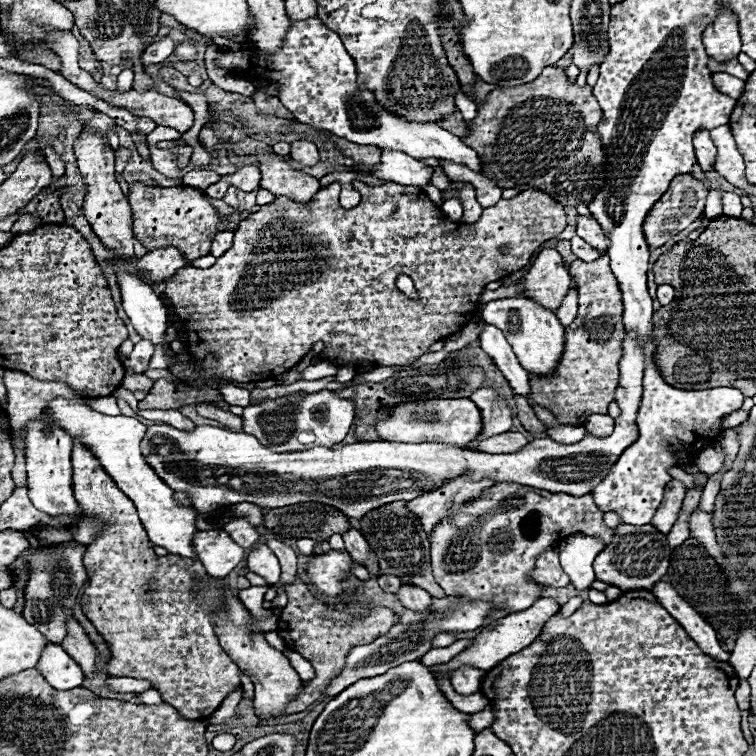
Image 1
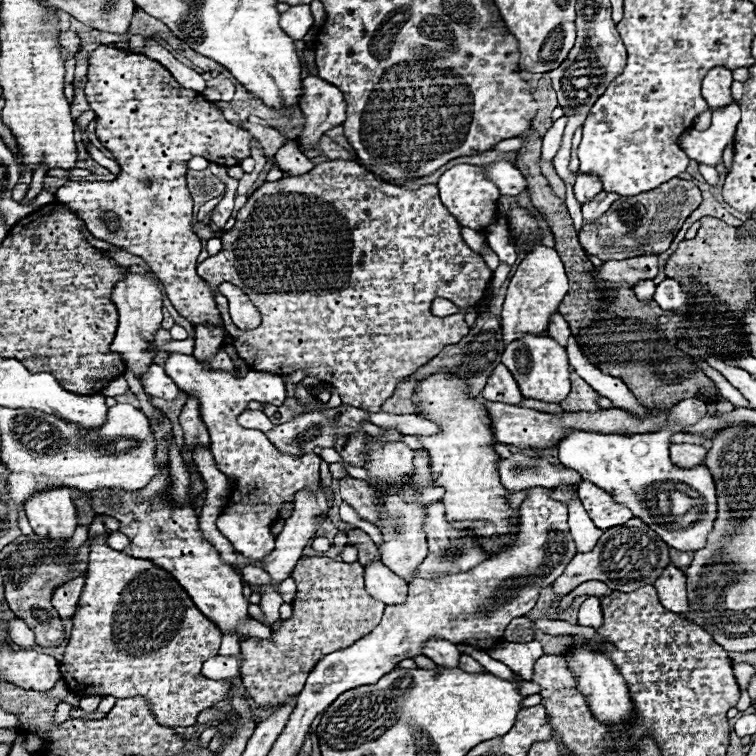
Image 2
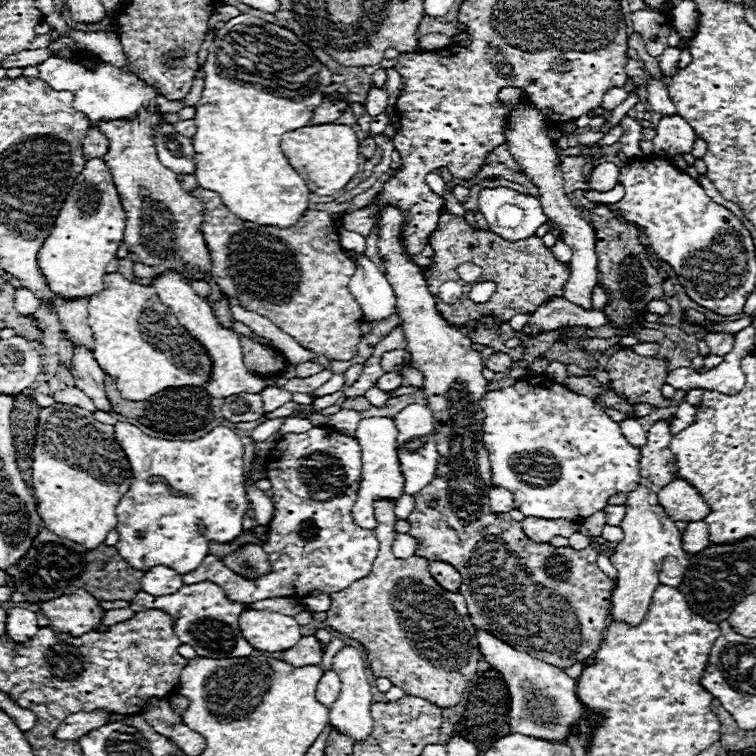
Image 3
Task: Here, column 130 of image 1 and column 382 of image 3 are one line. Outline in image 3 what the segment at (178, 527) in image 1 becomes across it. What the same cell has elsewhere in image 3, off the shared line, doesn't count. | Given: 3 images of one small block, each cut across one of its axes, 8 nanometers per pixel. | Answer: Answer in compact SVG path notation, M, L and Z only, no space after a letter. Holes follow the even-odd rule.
M366 418L360 422L358 430L354 432L362 452L362 480L360 480L360 492L358 492L356 504L352 508L352 518L356 524L360 524L360 528L368 528L368 530L376 528L374 513L376 500L398 500L402 496L404 476L398 464L396 434L398 432L392 418Z

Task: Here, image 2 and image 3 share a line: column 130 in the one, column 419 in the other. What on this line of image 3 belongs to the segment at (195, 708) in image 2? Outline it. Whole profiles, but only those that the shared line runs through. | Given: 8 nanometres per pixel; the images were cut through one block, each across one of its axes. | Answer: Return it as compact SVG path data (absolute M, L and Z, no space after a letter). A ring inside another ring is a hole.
M382 500L376 502L376 540L380 540L380 552L374 560L372 572L364 576L364 580L356 580L344 592L334 592L330 610L326 612L326 624L352 638L358 640L366 650L366 662L376 678L388 678L394 686L402 688L410 696L418 696L428 700L438 708L452 708L462 700L466 684L478 670L480 648L476 640L476 628L470 622L466 602L458 592L448 592L442 588L428 572L428 560L420 556L410 556L406 560L396 558L392 554L392 542L396 538L396 516L394 502Z

